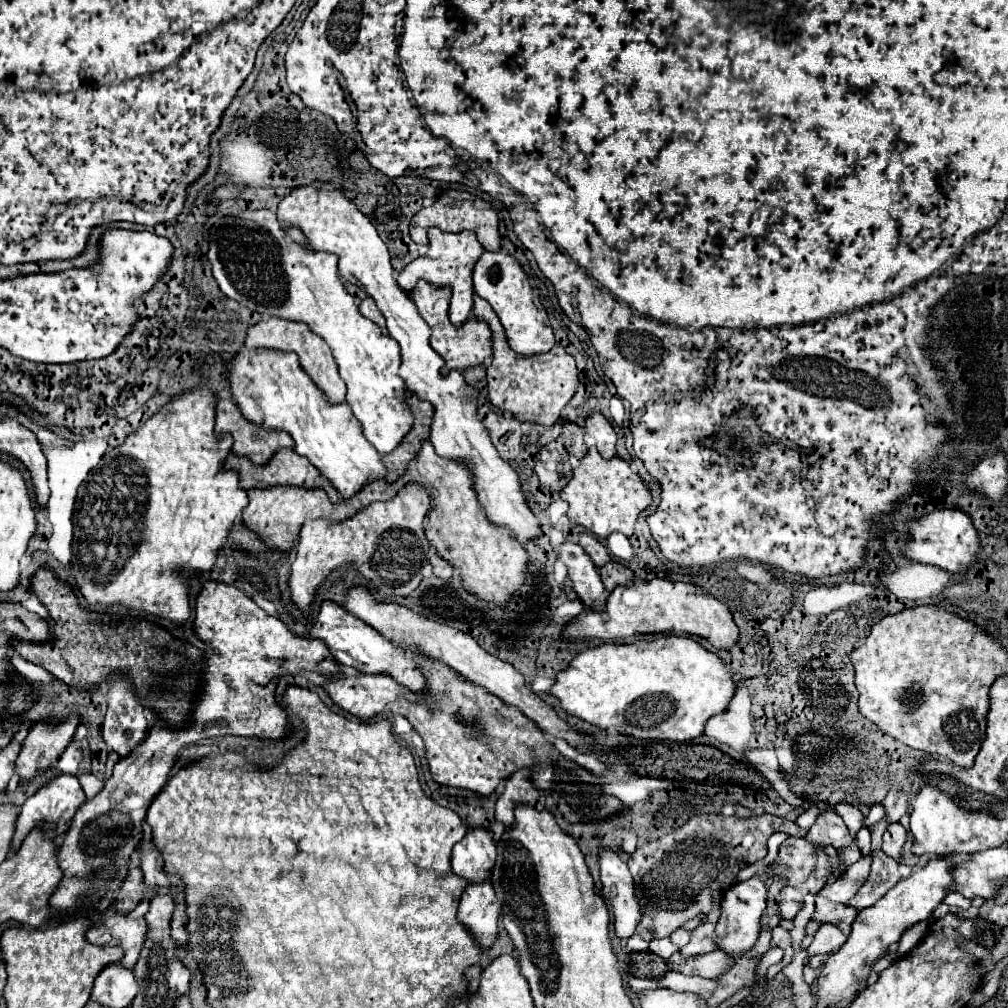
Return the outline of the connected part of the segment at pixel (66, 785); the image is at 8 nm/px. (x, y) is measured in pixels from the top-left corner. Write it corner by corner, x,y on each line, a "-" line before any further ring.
57,775
51,781
47,781
35,795
31,795
23,805
21,805
21,813
17,817
17,829
13,835
13,849
19,849
21,841
27,837
27,833
35,827
35,825
49,825
57,823
55,827
61,829
73,819
75,811
85,803
85,793
83,787
79,783
79,779
75,775

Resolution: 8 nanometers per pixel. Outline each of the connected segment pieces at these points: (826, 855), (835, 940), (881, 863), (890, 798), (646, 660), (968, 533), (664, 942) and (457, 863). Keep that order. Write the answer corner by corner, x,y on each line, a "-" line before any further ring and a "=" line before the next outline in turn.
787,837
781,847
779,847
779,855
773,863
773,871
769,873
769,879
775,875
775,873
781,873
789,879
787,887
777,895
777,905
779,905
779,915
781,919
795,919
797,911
803,907
803,897
805,895
817,895
823,885
827,883
827,879
831,877
831,865
839,865
843,867
843,861
839,859
839,849
831,847
831,845
825,845
825,847
819,847
811,841
807,841
805,837
=
821,925
819,931
815,933
813,943
809,945
807,953
809,955
825,955
825,953
835,953
843,943
845,935
837,925
=
875,851
869,879
857,891
857,895
849,901
849,905
861,911
861,909
877,903
899,879
901,879
899,863
891,857
887,857
883,851
=
891,789
891,791
887,793
887,797
883,799
885,813
887,813
887,821
893,823
893,821
901,819
901,817
907,813
907,803
909,803
909,799
907,799
905,793
=
667,635
655,641
637,641
629,645
605,643
595,649
585,649
579,653
565,671
557,675
551,693
561,701
561,707
577,715
579,719
597,725
601,729
617,729
621,735
631,735
635,739
669,741
681,743
701,737
709,717
719,715
727,709
737,691
737,681
733,679
731,667
713,651
705,649
691,637
=
937,509
935,513
929,513
919,521
911,521
909,533
911,533
911,541
905,547
905,555
909,559
941,567
951,573
967,571
969,567
973,567
977,561
977,555
983,547
983,545
979,545
979,535
977,535
977,529
975,529
971,517
967,517
963,511
955,511
955,509
=
663,937
663,939
653,939
653,941
649,943
649,949
651,949
653,953
657,953
659,957
669,959
669,957
677,951
677,945
673,945
669,937
=
471,827
453,849
451,869
469,881
481,881
489,877
495,857
497,853
491,831
483,827

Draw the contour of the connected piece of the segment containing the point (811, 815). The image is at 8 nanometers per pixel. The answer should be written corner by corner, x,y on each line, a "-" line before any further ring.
826,801
818,802
808,808
803,814
801,814
795,821
795,823
804,830
809,830
810,827
815,823
817,817
829,809
829,805

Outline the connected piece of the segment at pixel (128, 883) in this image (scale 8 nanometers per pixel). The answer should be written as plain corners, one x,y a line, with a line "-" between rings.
131,867
119,893
115,899
115,909
119,913
129,913
131,909
135,909
135,905
145,897
145,883
143,883
143,875
137,867

